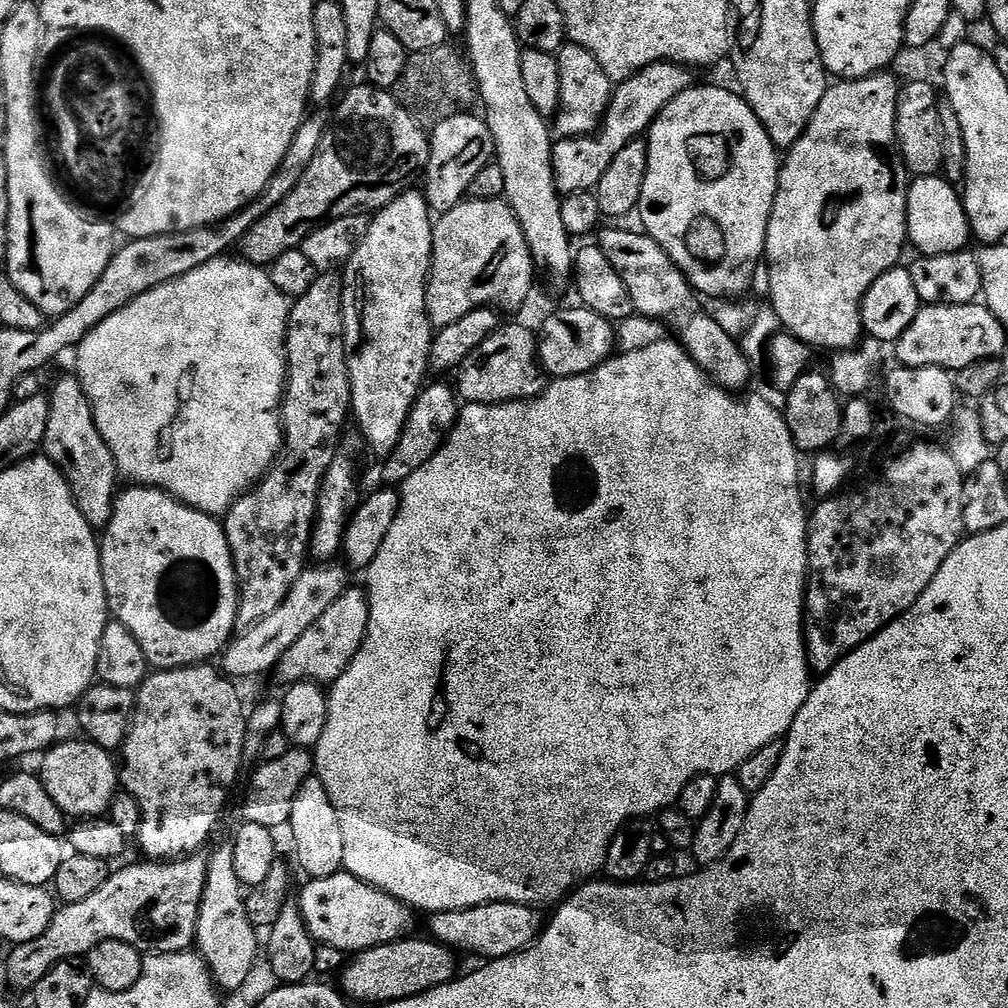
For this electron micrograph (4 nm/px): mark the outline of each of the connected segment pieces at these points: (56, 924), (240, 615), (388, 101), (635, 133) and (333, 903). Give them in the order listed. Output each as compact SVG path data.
M189 854L178 860L143 863L128 864L121 872L113 871L102 890L94 890L90 898L57 907L42 938L15 945L12 957L6 960L9 985L17 993L31 993L58 962L87 957L94 946L107 940L126 942L141 954L189 951L196 943L208 856Z
M339 271L321 272L317 275L315 282L310 286L310 290L306 290L306 294L295 297L294 303L288 309L288 329L284 335L284 355L288 362L288 375L284 381L284 398L280 409L280 419L284 425L284 443L281 447L280 454L273 462L271 468L264 473L259 483L236 499L222 516L224 533L232 551L232 561L234 562L234 570L236 571L236 586L240 589L240 605L236 611L236 623L241 629L246 629L251 624L262 622L262 618L266 618L266 614L274 614L274 610L278 610L278 606L282 606L286 594L290 594L295 580L306 569L304 559L307 561L310 556L312 523L316 521L316 506L318 504L320 487L322 486L322 478L326 474L330 462L338 454L339 448L336 447L340 444L340 427L347 420L349 423L350 420L352 391L350 390L350 378L348 377L348 355L344 353L344 346L344 282Z
M363 86L364 88L352 88L348 93L343 93L344 101L336 108L336 117L331 117L328 129L324 132L322 142L318 146L318 154L314 154L314 162L306 166L306 174L298 181L298 186L270 210L240 239L238 252L248 263L257 266L267 266L274 262L286 250L294 250L300 247L300 243L309 236L312 231L321 224L327 224L330 220L337 220L343 216L360 214L367 210L375 214L384 208L394 198L398 198L403 192L409 191L412 184L421 179L422 173L428 167L428 155L430 154L430 136L411 114L396 101L391 91Z
M660 60L641 68L635 76L615 85L612 100L604 111L604 119L595 132L587 136L566 136L557 139L552 145L552 165L554 182L561 197L575 192L595 190L602 174L610 166L614 154L622 150L632 140L639 140L651 128L664 107L672 103L685 90L693 87L694 75L691 67L683 64L671 64L669 60Z
M341 870L330 878L309 879L307 883L308 885L300 892L298 903L304 924L308 927L308 932L317 945L334 946L346 954L355 954L383 944L392 944L395 940L402 940L413 935L413 909L403 904L398 898L386 894L381 888L362 882L357 876Z

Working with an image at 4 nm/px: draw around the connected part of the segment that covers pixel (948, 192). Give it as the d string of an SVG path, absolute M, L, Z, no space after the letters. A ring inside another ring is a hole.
M943 175L917 176L908 185L908 239L917 253L926 256L954 254L969 247L972 228L957 185Z

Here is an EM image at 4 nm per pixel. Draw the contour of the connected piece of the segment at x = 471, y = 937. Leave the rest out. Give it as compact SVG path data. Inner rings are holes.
M494 902L483 904L473 908L462 910L446 910L445 912L434 912L427 917L427 935L435 940L437 944L445 944L446 947L455 950L457 953L469 952L472 956L481 956L481 961L497 960L513 956L516 952L530 947L539 937L545 923L545 917L540 917L541 909L530 904L507 904L506 902Z

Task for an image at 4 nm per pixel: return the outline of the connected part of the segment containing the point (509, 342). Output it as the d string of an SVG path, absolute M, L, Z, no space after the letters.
M501 323L499 328L474 349L471 354L466 354L462 362L454 369L454 391L461 401L470 404L509 404L515 400L533 400L541 396L546 387L546 376L540 366L540 358L536 354L538 336L524 324Z

